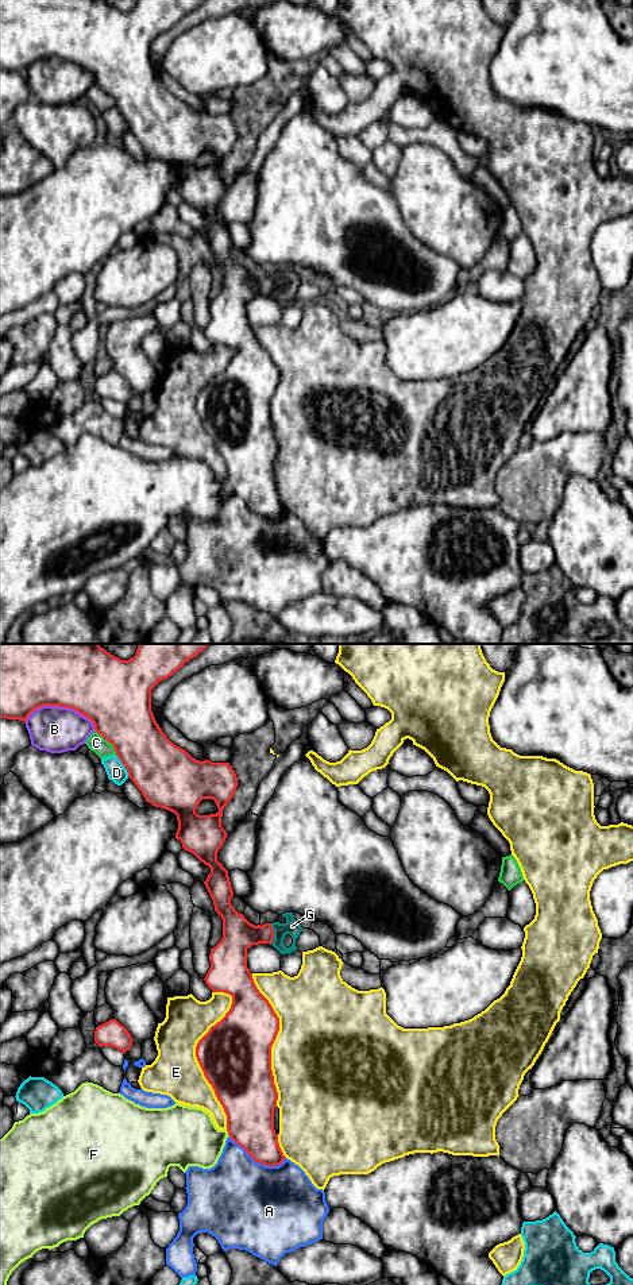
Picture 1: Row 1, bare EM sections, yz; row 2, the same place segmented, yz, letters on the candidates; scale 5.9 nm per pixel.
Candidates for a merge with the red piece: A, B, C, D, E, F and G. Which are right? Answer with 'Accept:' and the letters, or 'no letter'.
Accept: G

